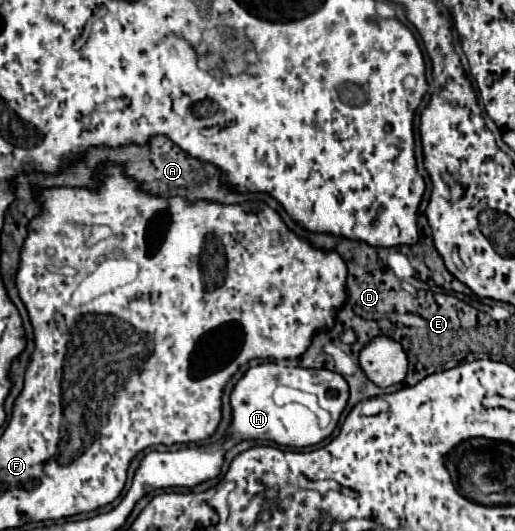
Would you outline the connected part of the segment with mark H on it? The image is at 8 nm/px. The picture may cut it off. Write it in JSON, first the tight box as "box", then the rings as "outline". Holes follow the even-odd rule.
{"box":[227,362,349,448],"outline":[[[283,362],[259,364],[259,366],[249,368],[231,392],[233,424],[229,428],[227,440],[233,440],[233,442],[271,440],[271,442],[277,442],[281,446],[291,446],[291,448],[315,446],[335,430],[335,426],[341,418],[341,412],[347,406],[347,400],[349,400],[347,380],[337,372],[287,366]],[[277,386],[289,386],[289,388],[297,388],[297,390],[315,394],[317,404],[319,404],[319,416],[301,402],[289,402],[283,406],[275,404],[273,394],[275,394]]]}

